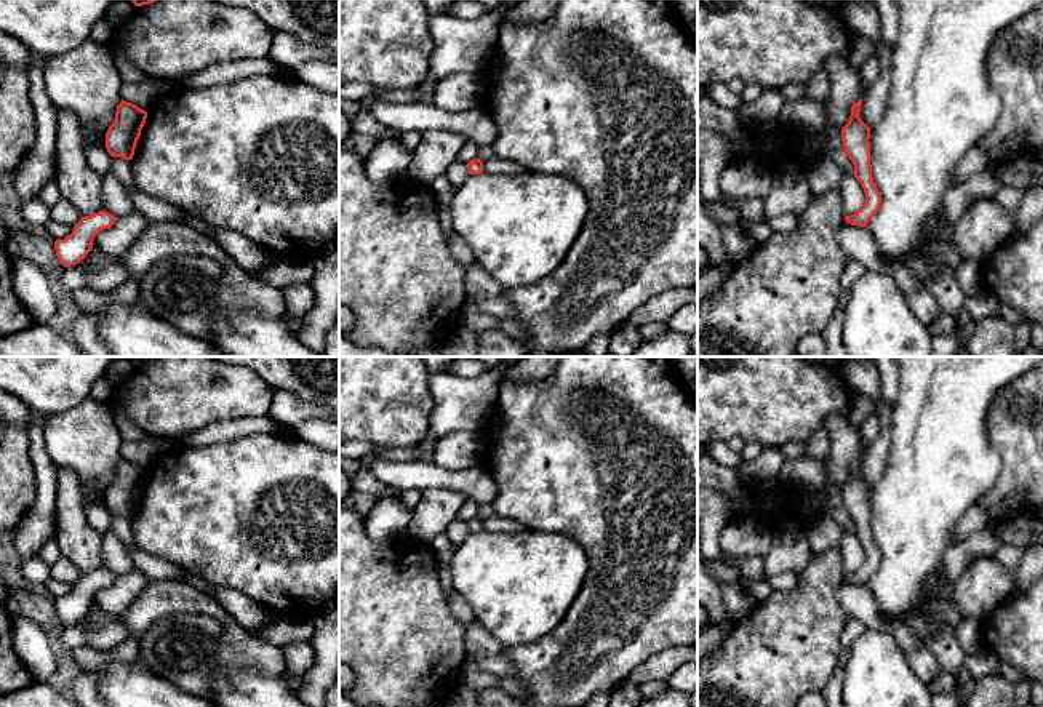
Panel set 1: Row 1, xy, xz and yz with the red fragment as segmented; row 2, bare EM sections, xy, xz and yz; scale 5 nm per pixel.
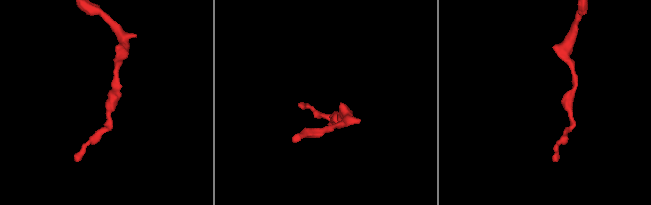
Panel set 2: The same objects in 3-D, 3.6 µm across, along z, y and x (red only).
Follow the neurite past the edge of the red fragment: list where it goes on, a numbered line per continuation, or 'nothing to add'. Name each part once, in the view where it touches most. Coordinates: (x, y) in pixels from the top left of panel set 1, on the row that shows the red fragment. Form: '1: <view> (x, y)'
nothing to add

